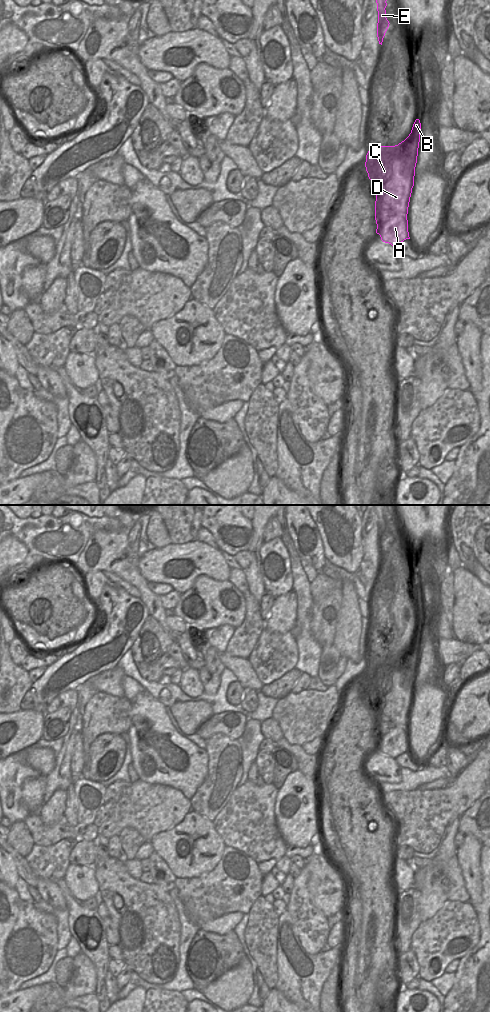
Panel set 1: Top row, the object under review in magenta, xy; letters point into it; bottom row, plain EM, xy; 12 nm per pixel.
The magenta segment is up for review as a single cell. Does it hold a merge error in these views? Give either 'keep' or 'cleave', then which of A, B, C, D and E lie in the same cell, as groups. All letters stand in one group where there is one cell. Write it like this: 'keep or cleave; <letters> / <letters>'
cleave; A / B C D E

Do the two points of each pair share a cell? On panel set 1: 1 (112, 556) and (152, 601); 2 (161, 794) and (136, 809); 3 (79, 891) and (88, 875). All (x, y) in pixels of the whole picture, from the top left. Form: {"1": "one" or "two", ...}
{"1": "one", "2": "one", "3": "one"}

